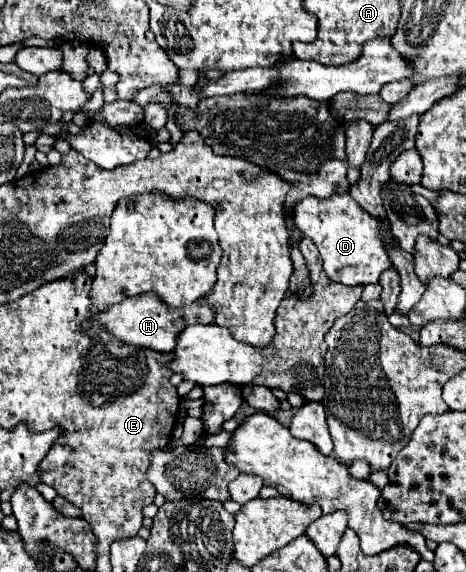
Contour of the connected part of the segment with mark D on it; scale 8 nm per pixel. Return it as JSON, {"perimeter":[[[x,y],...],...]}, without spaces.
{"perimeter":[[[347,193],[333,195],[333,199],[305,197],[295,205],[293,221],[297,229],[317,245],[323,269],[331,281],[351,287],[377,283],[379,275],[393,265],[381,239],[381,221],[373,219],[373,215],[365,215]]]}

